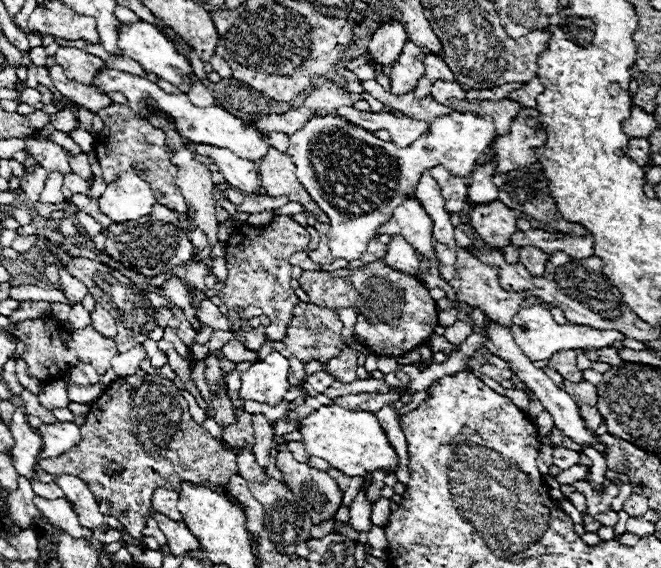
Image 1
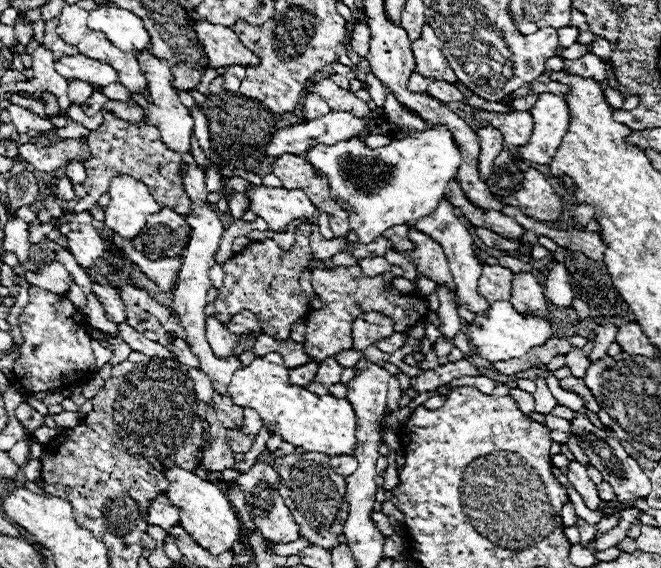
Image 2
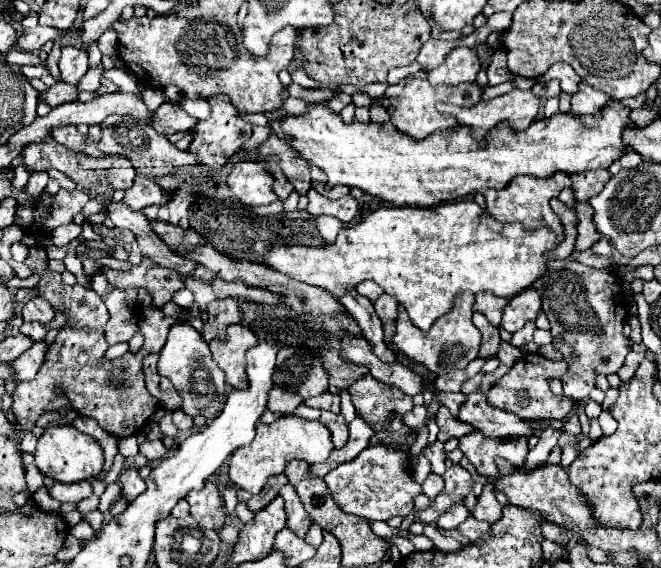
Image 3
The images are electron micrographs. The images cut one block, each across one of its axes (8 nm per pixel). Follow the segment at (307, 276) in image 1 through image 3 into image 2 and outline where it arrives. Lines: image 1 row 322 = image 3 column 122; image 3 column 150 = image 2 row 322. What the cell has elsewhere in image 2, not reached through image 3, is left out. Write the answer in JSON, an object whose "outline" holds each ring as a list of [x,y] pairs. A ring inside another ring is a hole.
{"outline":[[[360,266],[352,268],[336,268],[336,270],[314,270],[312,272],[312,286],[314,292],[322,300],[322,308],[314,310],[306,319],[306,335],[304,352],[314,360],[322,362],[330,356],[336,356],[338,352],[353,348],[352,325],[356,316],[366,310],[384,312],[386,316],[392,316],[396,324],[396,332],[406,332],[410,326],[414,326],[426,312],[428,304],[422,296],[406,296],[396,290],[384,290],[382,284],[388,282],[392,274],[382,274],[368,278],[362,274]]]}

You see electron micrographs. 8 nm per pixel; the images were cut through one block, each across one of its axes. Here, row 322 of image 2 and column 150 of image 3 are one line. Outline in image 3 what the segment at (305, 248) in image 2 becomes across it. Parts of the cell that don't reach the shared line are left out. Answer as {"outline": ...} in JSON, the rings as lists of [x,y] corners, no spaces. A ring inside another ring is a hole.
{"outline":[[[142,258],[142,262],[138,266],[132,266],[130,270],[102,268],[102,272],[106,272],[108,282],[116,288],[148,290],[154,298],[154,306],[158,306],[158,308],[162,308],[166,302],[170,302],[172,294],[182,288],[182,280],[184,280],[178,272],[162,268],[148,258]]]}

